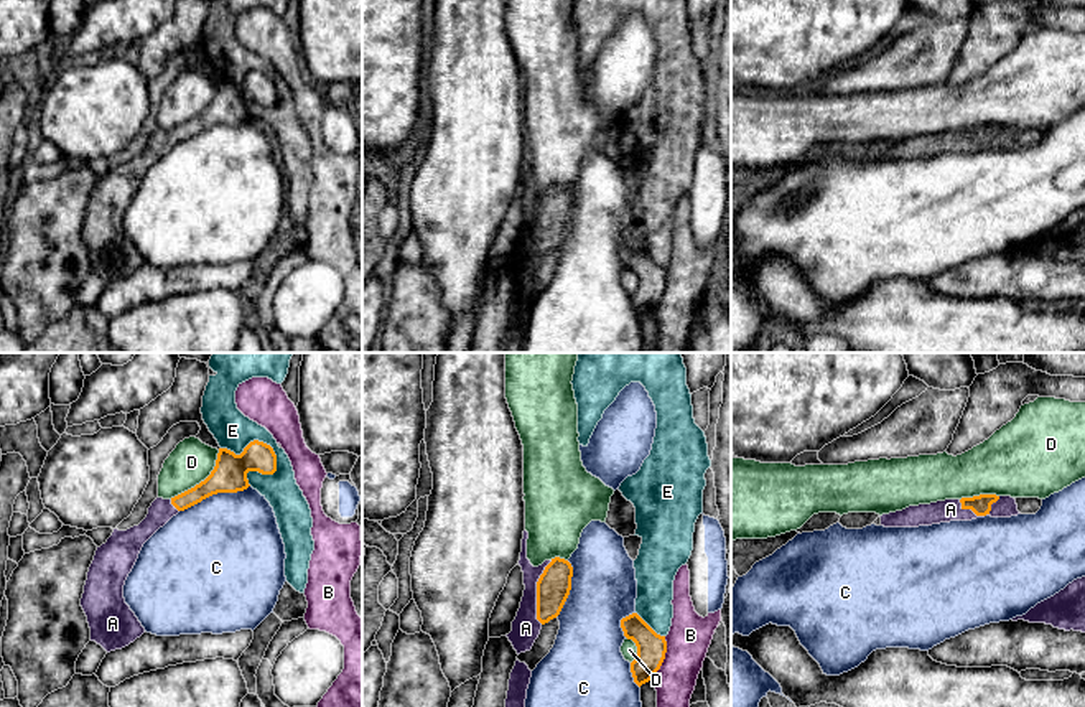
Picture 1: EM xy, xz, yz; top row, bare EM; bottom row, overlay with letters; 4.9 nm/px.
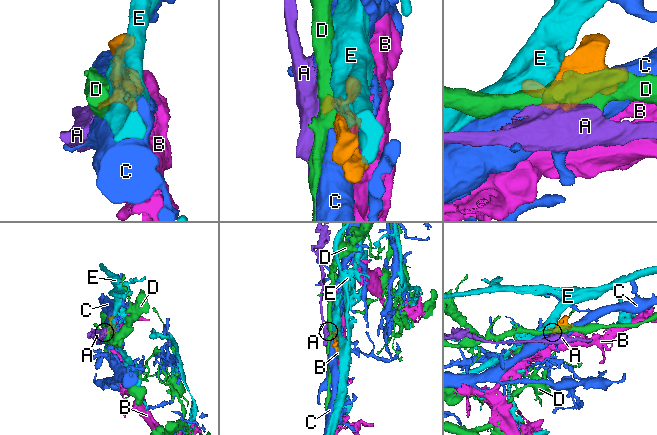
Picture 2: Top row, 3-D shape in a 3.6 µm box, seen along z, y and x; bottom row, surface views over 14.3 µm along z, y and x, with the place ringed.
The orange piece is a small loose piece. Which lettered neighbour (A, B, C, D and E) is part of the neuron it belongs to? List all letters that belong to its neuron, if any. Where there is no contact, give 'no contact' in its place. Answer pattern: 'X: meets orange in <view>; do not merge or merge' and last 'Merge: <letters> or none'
A: meets orange in xz; merge
B: meets orange in xz; do not merge
C: meets orange in xy; do not merge
D: meets orange in xy; do not merge
E: meets orange in xy; do not merge
Merge: A

